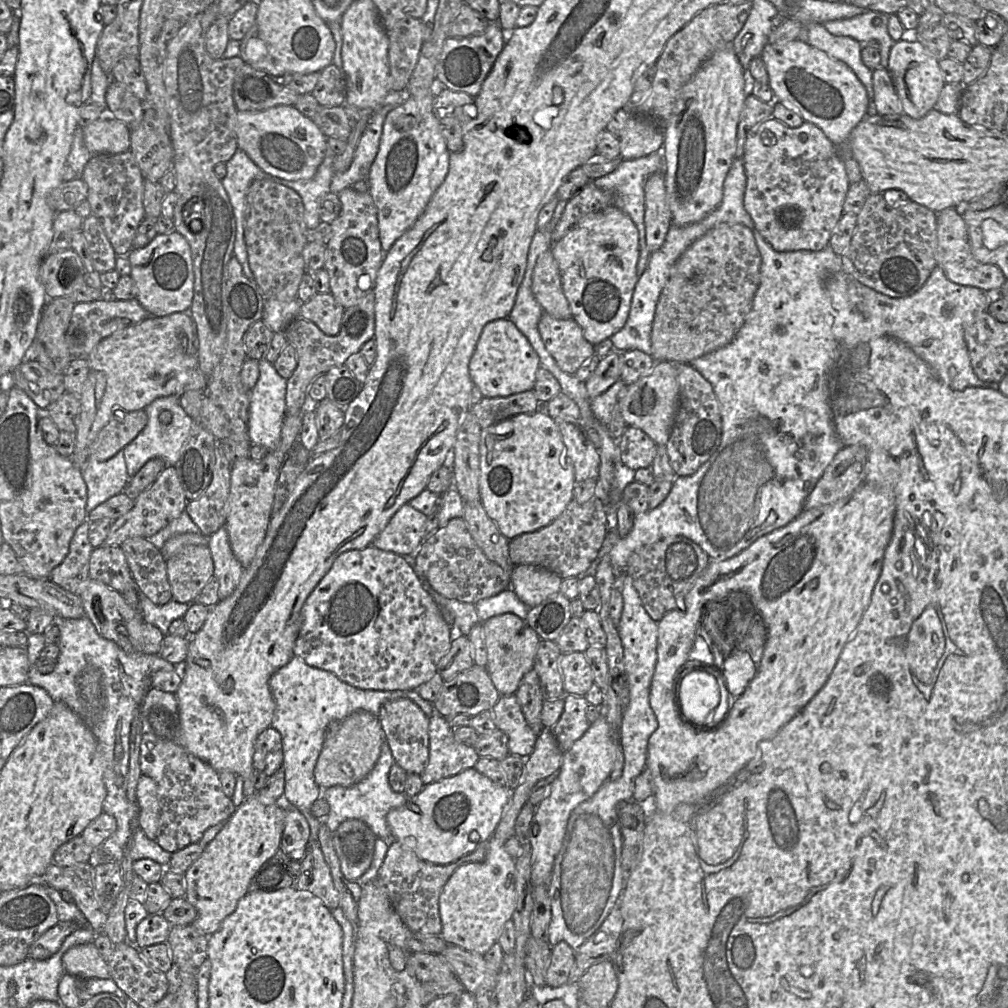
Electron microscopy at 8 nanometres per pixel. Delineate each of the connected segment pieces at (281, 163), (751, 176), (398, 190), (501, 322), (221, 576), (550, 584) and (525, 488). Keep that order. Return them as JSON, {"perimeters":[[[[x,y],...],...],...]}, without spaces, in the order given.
{"perimeters":[[[[278,105],[257,112],[237,110],[230,116],[228,126],[235,133],[238,148],[261,170],[280,179],[312,178],[328,153],[327,137],[294,106]]],[[[773,116],[761,122],[749,133],[745,143],[743,165],[747,177],[746,190],[744,194],[744,208],[751,216],[755,229],[760,235],[778,252],[789,251],[821,251],[829,245],[832,233],[840,218],[844,214],[843,203],[850,187],[845,163],[839,156],[839,149],[827,138],[824,132],[816,125],[804,121],[797,128],[790,128]]],[[[429,92],[421,98],[406,96],[384,120],[378,153],[368,174],[369,193],[377,207],[379,238],[384,253],[409,230],[422,215],[432,195],[443,183],[449,170],[450,151],[442,134],[443,126],[433,113],[434,95]]],[[[509,318],[493,320],[484,327],[469,364],[471,379],[484,397],[507,397],[533,390],[540,367],[539,355]]],[[[225,526],[208,538],[208,547],[214,562],[214,577],[219,582],[219,599],[223,600],[237,588],[244,567],[232,551]]],[[[530,564],[515,565],[511,586],[518,598],[529,607],[536,607],[560,592],[561,578],[555,572]]],[[[545,411],[523,413],[482,429],[480,498],[489,517],[512,540],[544,528],[573,500],[575,471],[558,423]]]]}

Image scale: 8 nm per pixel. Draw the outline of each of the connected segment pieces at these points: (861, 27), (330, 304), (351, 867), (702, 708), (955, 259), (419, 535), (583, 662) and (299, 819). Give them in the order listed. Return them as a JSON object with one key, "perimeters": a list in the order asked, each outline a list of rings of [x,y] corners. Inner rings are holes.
{"perimeters":[[[[864,11],[852,18],[827,21],[823,25],[835,36],[852,37],[866,44],[876,42],[881,54],[880,67],[887,68],[890,50],[895,43],[888,33],[889,15],[876,11]]],[[[317,293],[310,301],[301,304],[299,317],[315,323],[325,334],[336,335],[344,310],[331,293]]],[[[361,820],[342,822],[333,832],[333,845],[346,879],[357,881],[370,867],[377,837]]],[[[693,672],[680,678],[679,701],[685,714],[696,721],[709,718],[720,701],[718,683],[724,674]]],[[[947,208],[936,213],[936,251],[937,266],[952,282],[980,288],[988,294],[995,294],[1006,282],[1000,268],[993,264],[982,264],[971,252],[967,227],[957,208]]],[[[407,503],[392,516],[371,546],[401,556],[415,554],[427,535],[428,517]]],[[[583,652],[563,653],[560,671],[565,694],[584,697],[594,684],[593,671]]],[[[282,801],[282,807],[285,811],[285,820],[280,849],[292,861],[300,862],[305,855],[309,841],[309,824],[297,808],[286,806],[284,801]]]]}

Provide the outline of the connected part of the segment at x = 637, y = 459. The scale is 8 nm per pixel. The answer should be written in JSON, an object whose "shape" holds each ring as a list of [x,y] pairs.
{"shape":[[[627,426],[618,440],[622,462],[632,470],[651,467],[656,455],[656,443],[640,428]]]}

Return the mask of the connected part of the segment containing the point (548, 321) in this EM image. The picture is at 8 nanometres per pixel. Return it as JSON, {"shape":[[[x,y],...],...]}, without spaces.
{"shape":[[[544,312],[539,331],[549,353],[569,374],[575,375],[582,364],[596,355],[595,345],[585,338],[583,329],[573,317],[557,319]]]}

